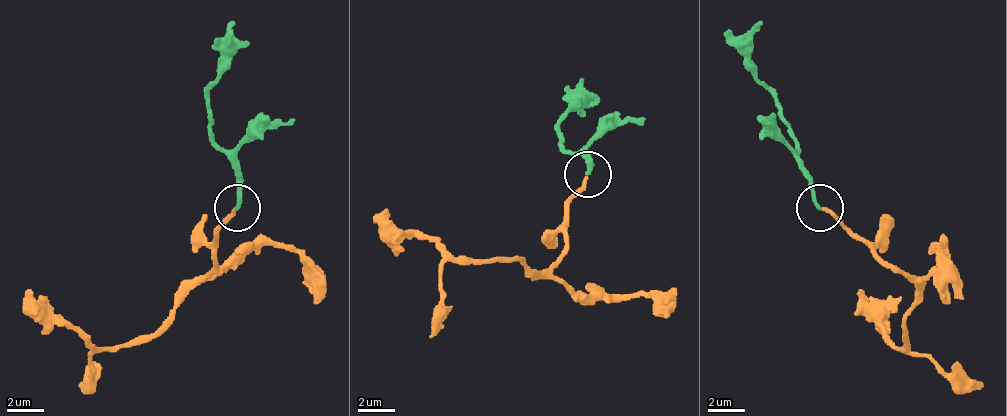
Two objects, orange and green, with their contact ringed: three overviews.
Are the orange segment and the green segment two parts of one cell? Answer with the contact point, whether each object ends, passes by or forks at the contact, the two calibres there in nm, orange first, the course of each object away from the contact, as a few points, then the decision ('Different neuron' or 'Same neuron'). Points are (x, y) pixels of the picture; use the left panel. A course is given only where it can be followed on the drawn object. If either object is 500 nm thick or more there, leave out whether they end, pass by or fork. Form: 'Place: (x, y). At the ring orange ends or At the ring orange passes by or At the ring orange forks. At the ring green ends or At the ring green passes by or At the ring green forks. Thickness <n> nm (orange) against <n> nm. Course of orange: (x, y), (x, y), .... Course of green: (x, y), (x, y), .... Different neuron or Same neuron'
Place: (237, 208). At the ring orange ends. At the ring green ends. Thickness 200 nm (orange) against 220 nm. Course of orange: (238, 206), (219, 230), (215, 267), (154, 332), (98, 346), (43, 309), (24, 290). Course of green: (238, 206), (238, 169), (210, 123), (210, 85), (224, 58), (233, 20). Same neuron

